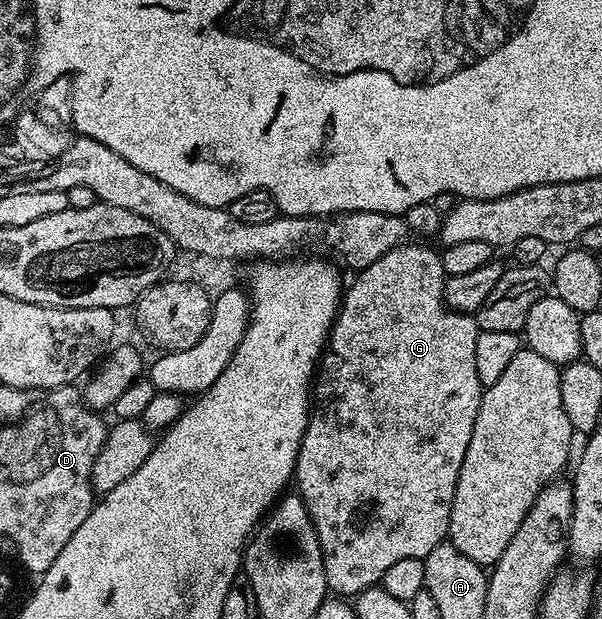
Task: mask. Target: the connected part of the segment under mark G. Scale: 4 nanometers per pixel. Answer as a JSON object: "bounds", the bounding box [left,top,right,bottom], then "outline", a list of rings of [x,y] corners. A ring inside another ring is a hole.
{"bounds":[293,242,485,598],"outline":[[[408,242],[406,244],[399,244],[393,250],[389,250],[385,254],[381,254],[381,258],[377,258],[377,262],[373,262],[368,268],[362,269],[358,273],[359,276],[351,284],[351,289],[344,291],[341,296],[341,303],[339,306],[339,315],[335,318],[335,324],[331,328],[331,335],[329,337],[329,347],[324,351],[318,365],[317,365],[317,379],[313,384],[313,407],[311,415],[307,422],[307,429],[305,430],[305,438],[299,447],[299,453],[295,459],[295,475],[293,477],[294,483],[299,483],[297,488],[298,495],[302,496],[305,506],[309,510],[311,519],[315,522],[315,529],[317,530],[317,538],[321,544],[321,554],[323,555],[323,565],[325,566],[325,582],[328,589],[336,597],[339,598],[354,598],[359,593],[366,590],[366,588],[374,588],[382,581],[385,570],[389,570],[389,566],[395,565],[396,562],[401,562],[401,558],[417,558],[418,560],[426,560],[428,554],[435,549],[438,544],[444,543],[448,539],[447,531],[449,530],[449,514],[453,510],[453,494],[457,490],[457,478],[461,474],[461,462],[465,462],[465,450],[469,450],[469,438],[473,434],[473,422],[477,422],[477,410],[483,401],[483,393],[485,391],[483,383],[477,378],[477,361],[473,350],[477,350],[477,338],[479,337],[479,323],[476,322],[474,315],[466,312],[453,312],[446,304],[443,303],[443,281],[445,273],[443,270],[443,258],[438,251],[434,252],[431,248],[426,248],[426,243]]]}

